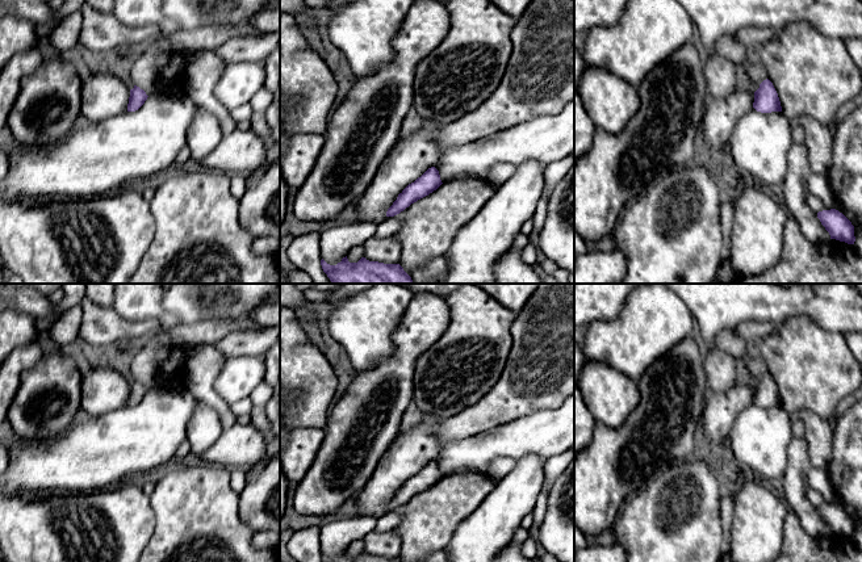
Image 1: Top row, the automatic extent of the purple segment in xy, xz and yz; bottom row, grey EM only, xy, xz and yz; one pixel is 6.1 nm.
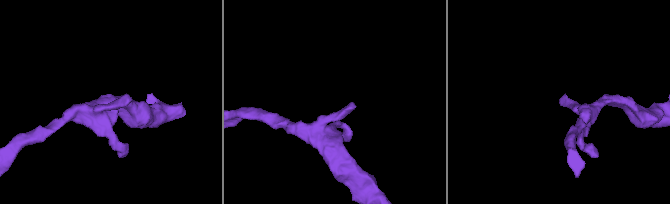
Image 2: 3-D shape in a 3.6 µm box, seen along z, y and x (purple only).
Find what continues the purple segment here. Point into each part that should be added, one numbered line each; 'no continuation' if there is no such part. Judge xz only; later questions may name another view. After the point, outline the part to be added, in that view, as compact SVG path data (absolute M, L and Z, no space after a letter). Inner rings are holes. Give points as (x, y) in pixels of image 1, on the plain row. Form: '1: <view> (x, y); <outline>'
no continuation

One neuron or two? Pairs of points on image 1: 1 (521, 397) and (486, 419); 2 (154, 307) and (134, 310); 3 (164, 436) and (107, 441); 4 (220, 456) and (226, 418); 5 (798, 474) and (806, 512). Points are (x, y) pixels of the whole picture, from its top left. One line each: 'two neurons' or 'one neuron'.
1: one neuron
2: one neuron
3: one neuron
4: two neurons
5: one neuron

